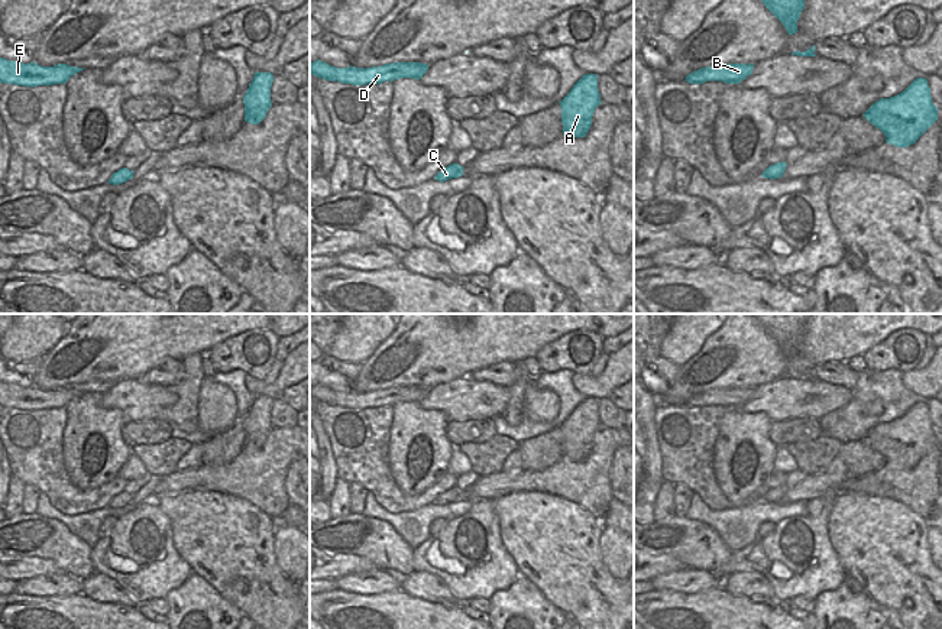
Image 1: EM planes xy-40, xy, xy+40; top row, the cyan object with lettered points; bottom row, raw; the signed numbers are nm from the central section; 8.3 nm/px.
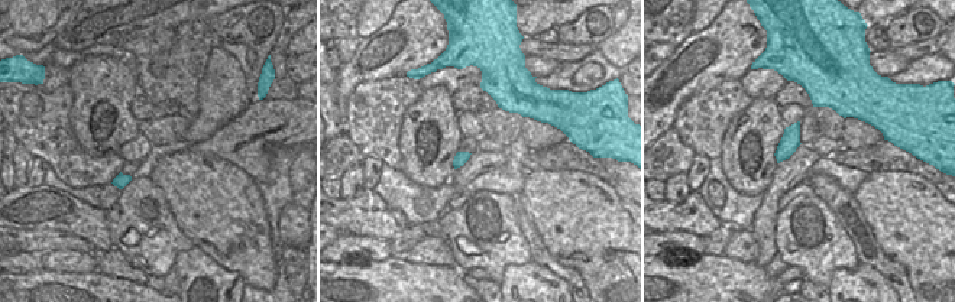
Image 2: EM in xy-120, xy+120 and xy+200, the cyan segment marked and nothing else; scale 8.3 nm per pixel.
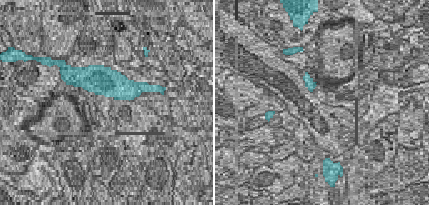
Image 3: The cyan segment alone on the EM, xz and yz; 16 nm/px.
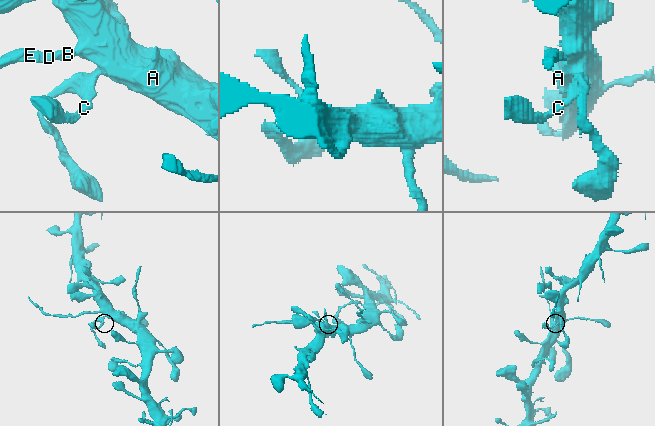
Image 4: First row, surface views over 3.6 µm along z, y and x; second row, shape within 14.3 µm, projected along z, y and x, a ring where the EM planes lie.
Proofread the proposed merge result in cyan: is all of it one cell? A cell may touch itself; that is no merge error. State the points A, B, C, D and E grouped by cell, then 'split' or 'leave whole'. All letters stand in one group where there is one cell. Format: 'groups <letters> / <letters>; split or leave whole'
groups A C / B D E; split

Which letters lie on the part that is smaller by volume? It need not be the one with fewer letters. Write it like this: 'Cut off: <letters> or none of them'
Cut off: B, D, E

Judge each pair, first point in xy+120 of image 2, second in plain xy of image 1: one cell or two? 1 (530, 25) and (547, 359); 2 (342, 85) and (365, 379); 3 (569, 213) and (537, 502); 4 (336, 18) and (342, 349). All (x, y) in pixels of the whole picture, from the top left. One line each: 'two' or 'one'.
1: two
2: one
3: one
4: two

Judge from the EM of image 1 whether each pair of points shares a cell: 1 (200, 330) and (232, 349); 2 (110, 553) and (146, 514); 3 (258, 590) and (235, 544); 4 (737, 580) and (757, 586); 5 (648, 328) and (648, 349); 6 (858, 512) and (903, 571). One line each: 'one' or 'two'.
1: two
2: one
3: one
4: one
5: one
6: one

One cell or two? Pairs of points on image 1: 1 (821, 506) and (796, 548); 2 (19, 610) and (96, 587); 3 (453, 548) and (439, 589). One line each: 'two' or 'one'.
1: one
2: two
3: two

